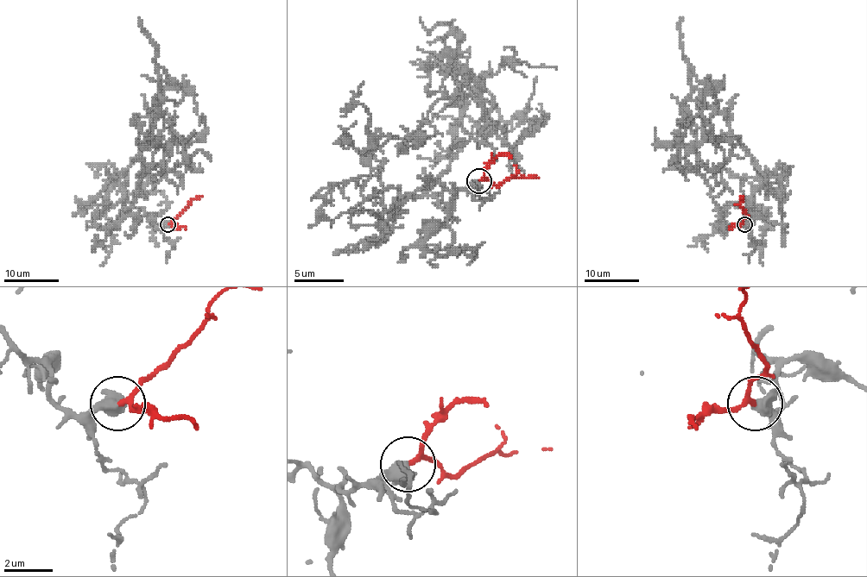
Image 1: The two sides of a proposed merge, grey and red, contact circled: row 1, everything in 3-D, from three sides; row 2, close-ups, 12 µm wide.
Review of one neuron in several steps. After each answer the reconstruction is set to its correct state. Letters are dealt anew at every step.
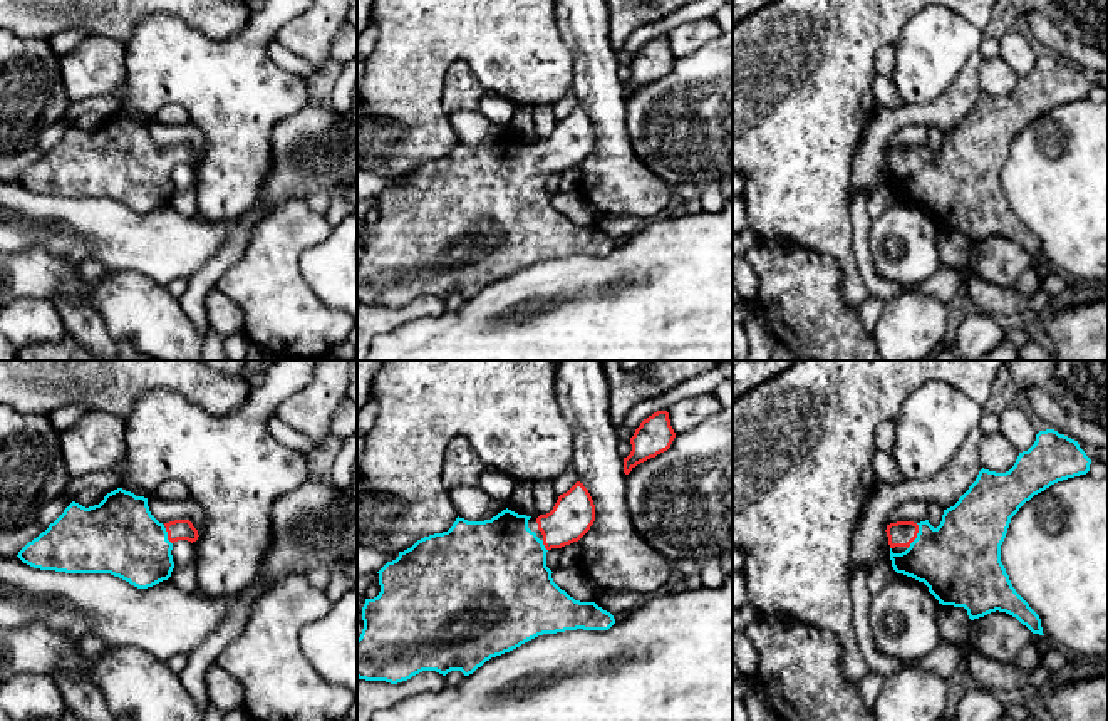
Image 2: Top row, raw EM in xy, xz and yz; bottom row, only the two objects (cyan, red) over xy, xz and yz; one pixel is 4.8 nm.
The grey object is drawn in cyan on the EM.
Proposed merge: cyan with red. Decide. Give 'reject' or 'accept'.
accept

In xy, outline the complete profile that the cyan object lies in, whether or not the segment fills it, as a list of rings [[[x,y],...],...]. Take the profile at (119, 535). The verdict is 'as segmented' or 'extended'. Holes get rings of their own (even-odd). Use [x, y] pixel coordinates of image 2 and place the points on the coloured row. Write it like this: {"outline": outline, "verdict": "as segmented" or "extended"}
{"outline": [[[117,488],[89,508],[72,501],[17,557],[40,570],[111,573],[148,589],[171,577],[173,543],[198,537],[189,520],[163,525],[151,515],[148,498]]], "verdict": "extended"}

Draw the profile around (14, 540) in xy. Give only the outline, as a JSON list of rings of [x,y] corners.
[[[32,523],[13,530],[0,530],[0,557],[17,557],[18,552],[49,526]]]

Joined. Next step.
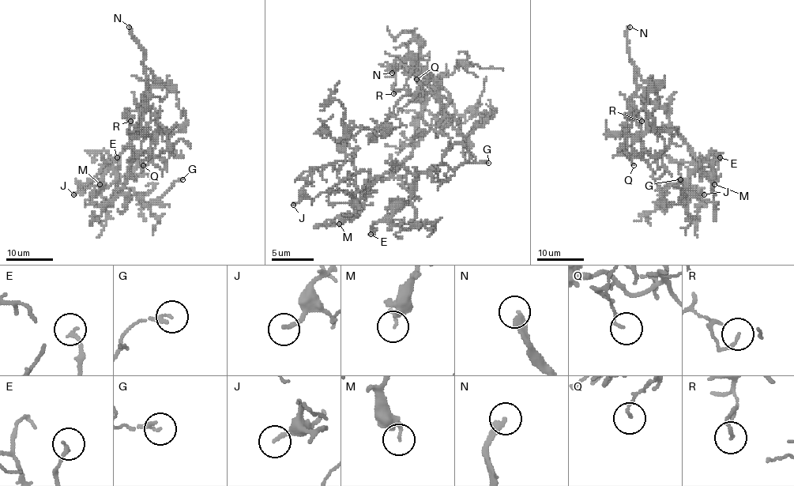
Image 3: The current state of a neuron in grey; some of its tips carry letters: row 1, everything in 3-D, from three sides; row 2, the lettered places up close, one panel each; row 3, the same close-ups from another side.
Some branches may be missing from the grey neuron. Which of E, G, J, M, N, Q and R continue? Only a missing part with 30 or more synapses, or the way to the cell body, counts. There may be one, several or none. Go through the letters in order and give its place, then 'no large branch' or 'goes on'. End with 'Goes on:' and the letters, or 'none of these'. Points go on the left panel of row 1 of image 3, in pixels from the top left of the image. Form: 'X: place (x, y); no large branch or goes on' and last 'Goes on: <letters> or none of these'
E: place (117, 157); no large branch
G: place (182, 179); no large branch
J: place (73, 194); no large branch
M: place (99, 184); no large branch
N: place (129, 27); goes on
Q: place (143, 165); no large branch
R: place (130, 121); no large branch
Goes on: N

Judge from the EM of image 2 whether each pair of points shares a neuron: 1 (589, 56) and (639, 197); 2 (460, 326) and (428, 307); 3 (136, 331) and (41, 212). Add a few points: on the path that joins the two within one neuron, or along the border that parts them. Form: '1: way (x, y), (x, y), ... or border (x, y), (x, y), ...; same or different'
1: way (599, 91), (609, 118), (612, 161); same
2: border (445, 311), (404, 324); different
3: border (108, 269), (136, 270), (146, 277); different

